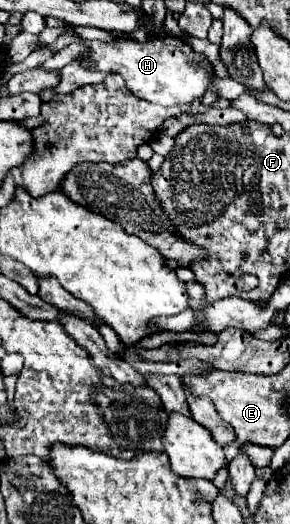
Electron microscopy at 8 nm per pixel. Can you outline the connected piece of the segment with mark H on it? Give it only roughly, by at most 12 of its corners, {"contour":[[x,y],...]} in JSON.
{"contour":[[174,36],[84,42],[80,66],[114,72],[162,106],[200,100],[212,64]]}

